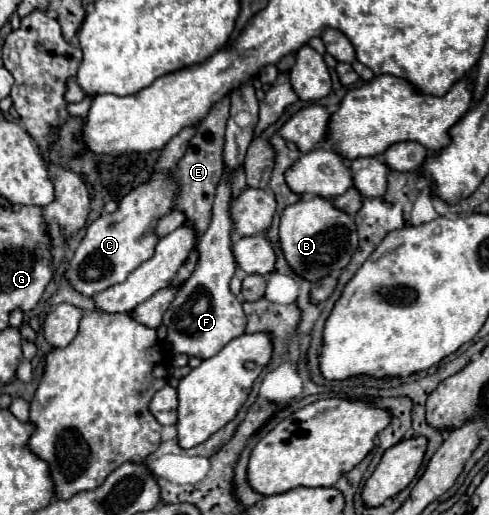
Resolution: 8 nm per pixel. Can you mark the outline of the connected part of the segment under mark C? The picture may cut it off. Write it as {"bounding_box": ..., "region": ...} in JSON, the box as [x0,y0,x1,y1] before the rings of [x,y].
{"bounding_box":[65,122,199,298],"region":[[[199,122],[195,126],[183,128],[177,136],[173,136],[173,140],[169,140],[169,144],[163,148],[163,154],[157,162],[157,172],[151,176],[151,180],[147,184],[141,184],[141,186],[133,188],[131,192],[127,192],[119,200],[117,212],[101,214],[87,228],[87,234],[81,240],[81,244],[77,246],[77,250],[69,262],[69,270],[65,272],[67,282],[77,292],[91,298],[91,296],[103,292],[105,288],[123,282],[141,262],[145,262],[147,258],[153,256],[153,248],[159,242],[159,238],[153,234],[153,228],[161,216],[171,212],[173,198],[177,192],[177,186],[171,180],[169,172],[177,166],[177,162],[185,154],[189,140],[197,132],[197,126],[199,126]]]}

